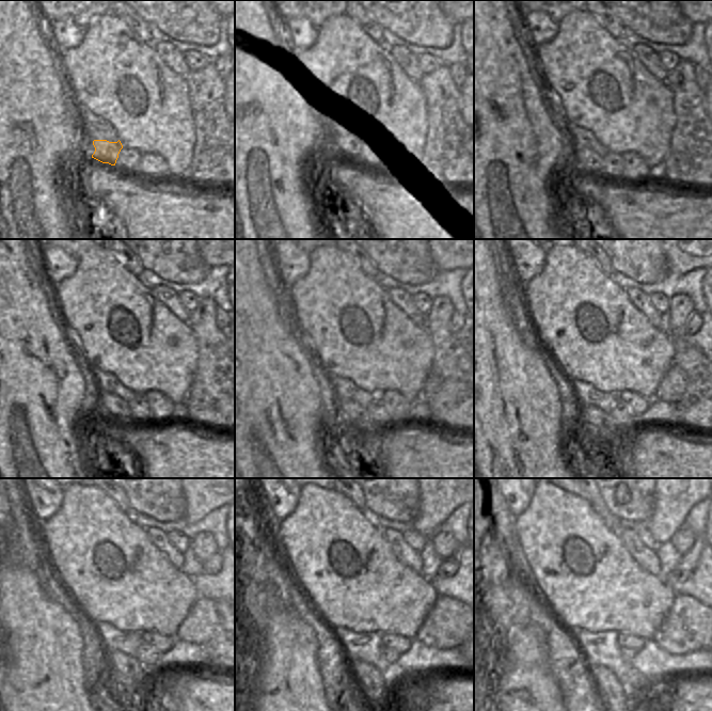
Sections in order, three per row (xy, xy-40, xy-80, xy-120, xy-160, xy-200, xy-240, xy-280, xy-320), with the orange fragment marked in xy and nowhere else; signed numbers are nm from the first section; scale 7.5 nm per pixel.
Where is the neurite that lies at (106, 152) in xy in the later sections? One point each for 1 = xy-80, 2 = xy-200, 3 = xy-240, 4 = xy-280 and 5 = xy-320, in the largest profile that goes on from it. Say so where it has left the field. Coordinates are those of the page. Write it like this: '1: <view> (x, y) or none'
1: xy-80 (584, 158)
2: xy-200 (602, 425)
3: xy-240 (128, 672)
4: xy-280 (372, 684)
5: xy-320 (610, 689)

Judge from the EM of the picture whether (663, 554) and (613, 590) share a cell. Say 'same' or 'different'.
different

